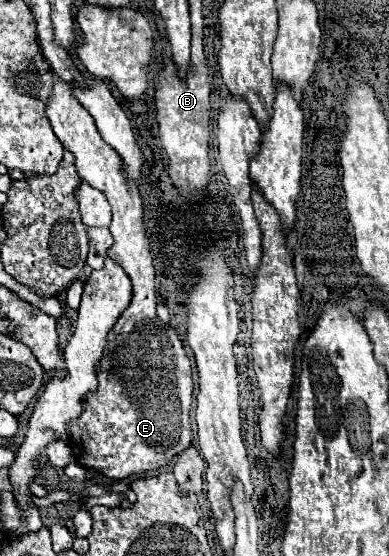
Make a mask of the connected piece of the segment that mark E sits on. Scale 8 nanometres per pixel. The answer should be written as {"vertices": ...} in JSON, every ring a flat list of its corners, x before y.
{"vertices":[[55,77,53,97,47,105,47,117,63,147,75,155,75,165,85,183,105,193,113,221,111,233,115,245,109,257,123,267,133,285,133,299,107,335,107,371,97,365,97,391,83,399,83,413,67,423,69,445,75,461,109,479,127,479,167,467,181,451,191,445,189,409,193,397,191,361,179,341,177,331,163,323,155,313,155,269,145,237,143,207,137,187,127,185,123,159,109,147,87,109,73,97,69,87]]}

